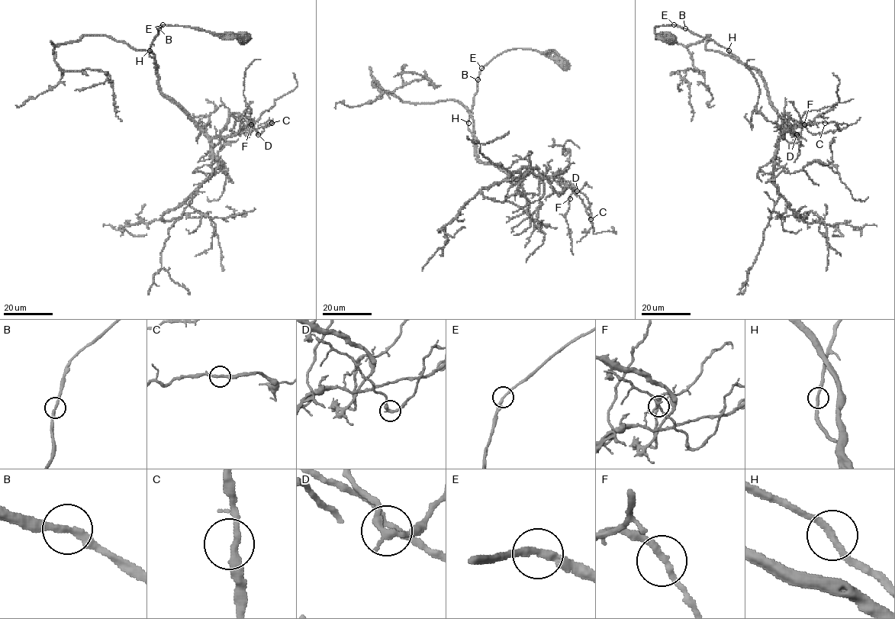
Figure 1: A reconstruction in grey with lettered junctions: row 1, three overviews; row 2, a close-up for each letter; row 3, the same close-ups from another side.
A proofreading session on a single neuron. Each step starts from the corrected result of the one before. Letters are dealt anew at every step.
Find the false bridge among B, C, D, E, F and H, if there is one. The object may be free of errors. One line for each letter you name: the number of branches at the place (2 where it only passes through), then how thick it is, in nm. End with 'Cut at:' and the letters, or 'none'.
Cut at: none

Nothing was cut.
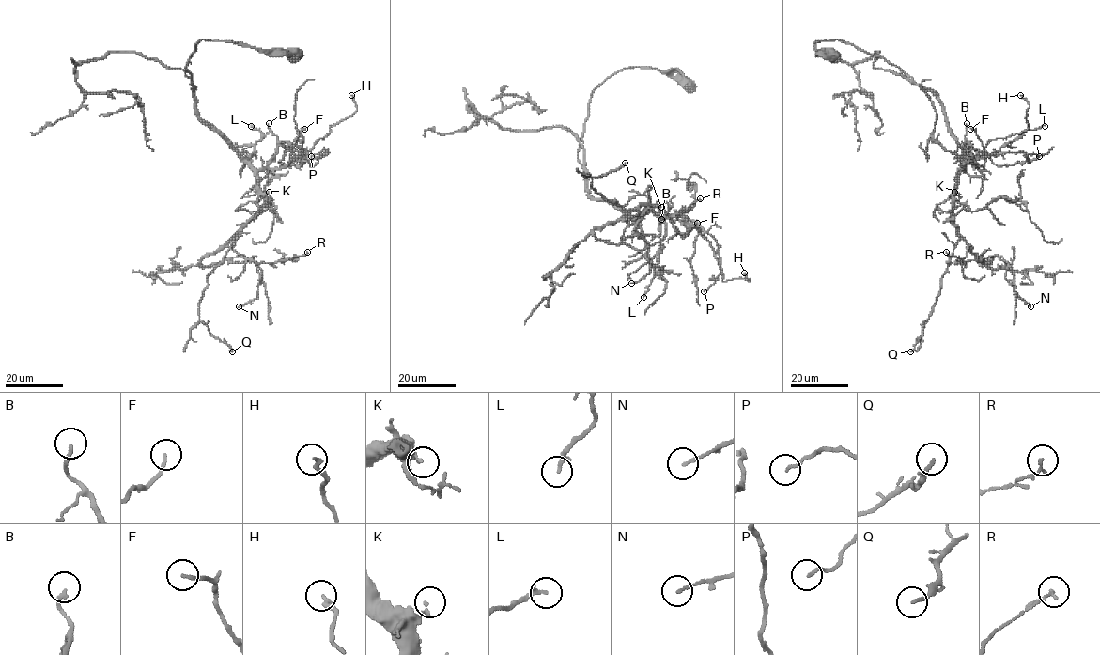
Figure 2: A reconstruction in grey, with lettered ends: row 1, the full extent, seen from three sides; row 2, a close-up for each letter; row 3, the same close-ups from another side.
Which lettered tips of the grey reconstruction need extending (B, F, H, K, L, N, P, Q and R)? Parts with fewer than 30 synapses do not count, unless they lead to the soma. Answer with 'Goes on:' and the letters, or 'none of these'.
Goes on: none of these

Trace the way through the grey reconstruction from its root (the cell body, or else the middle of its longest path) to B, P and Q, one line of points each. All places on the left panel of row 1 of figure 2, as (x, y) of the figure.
B: (293, 56), (282, 50), (200, 39), (187, 64), (199, 116), (257, 170), (267, 165), (277, 147), (269, 123)
P: (293, 56), (282, 50), (200, 39), (185, 74), (199, 116), (254, 168), (283, 168), (328, 152), (311, 156)
Q: (293, 56), (200, 39), (185, 69), (199, 116), (244, 160), (264, 198), (199, 304), (199, 320), (232, 351)

